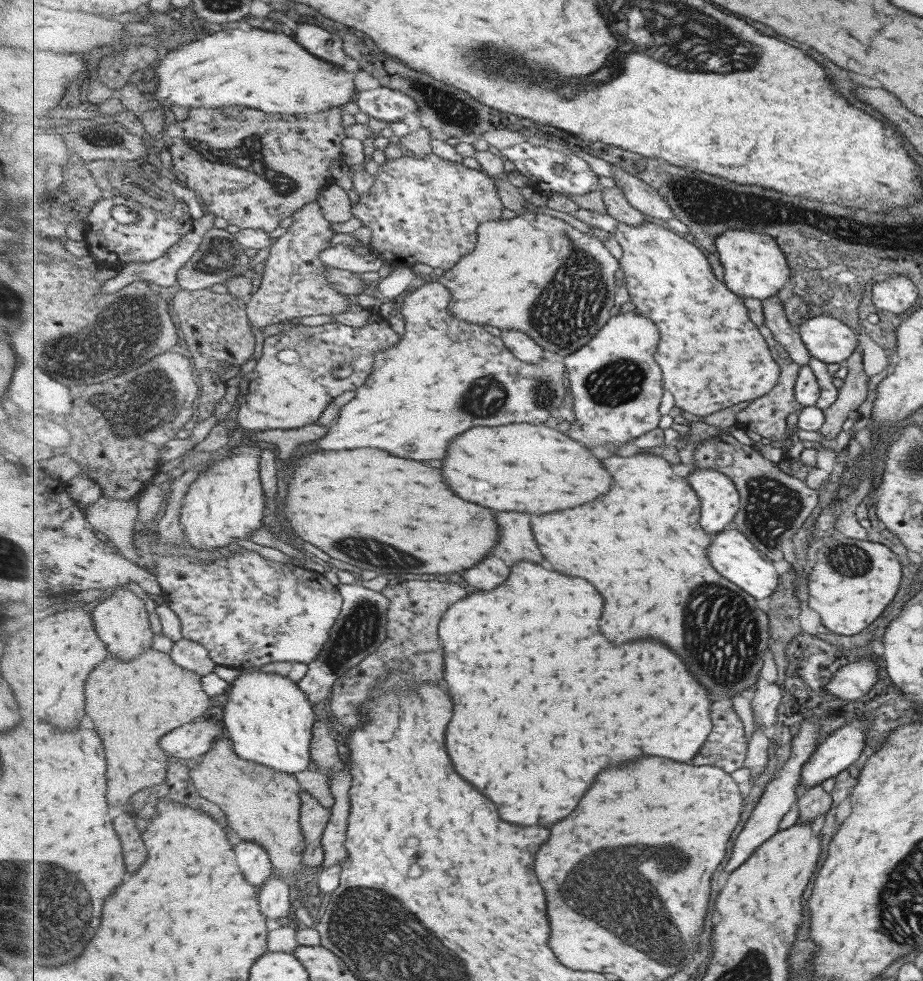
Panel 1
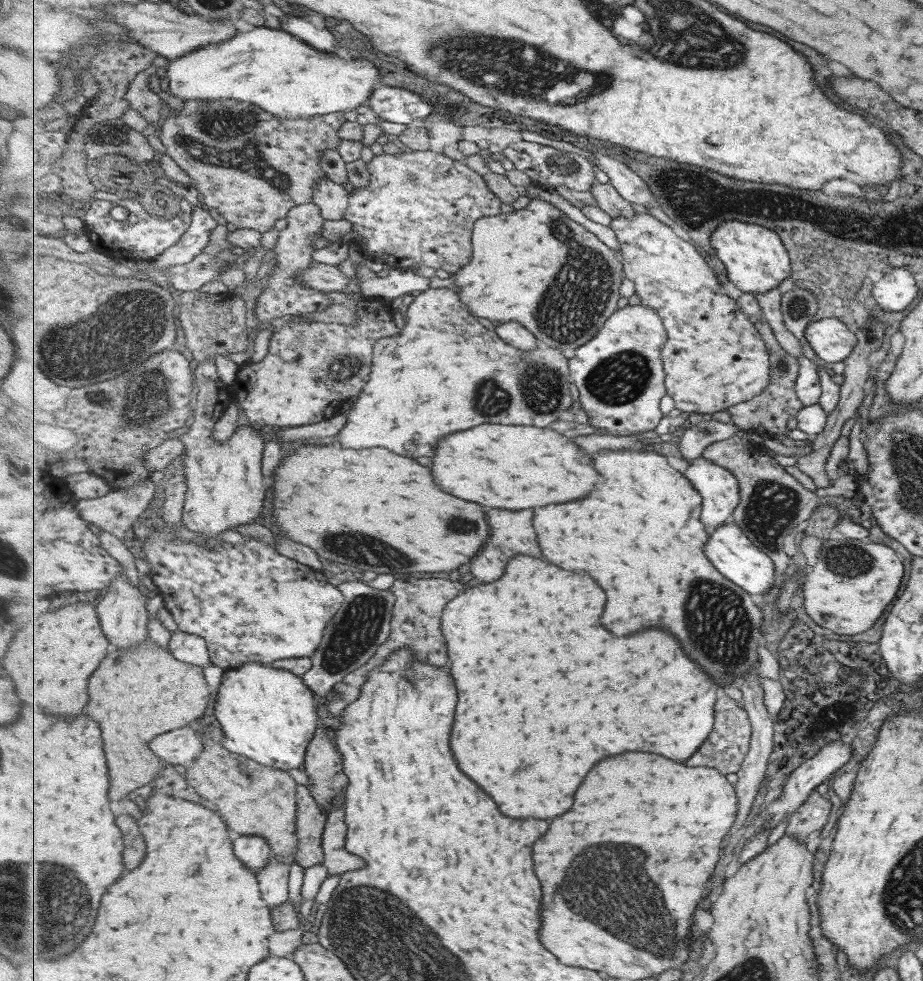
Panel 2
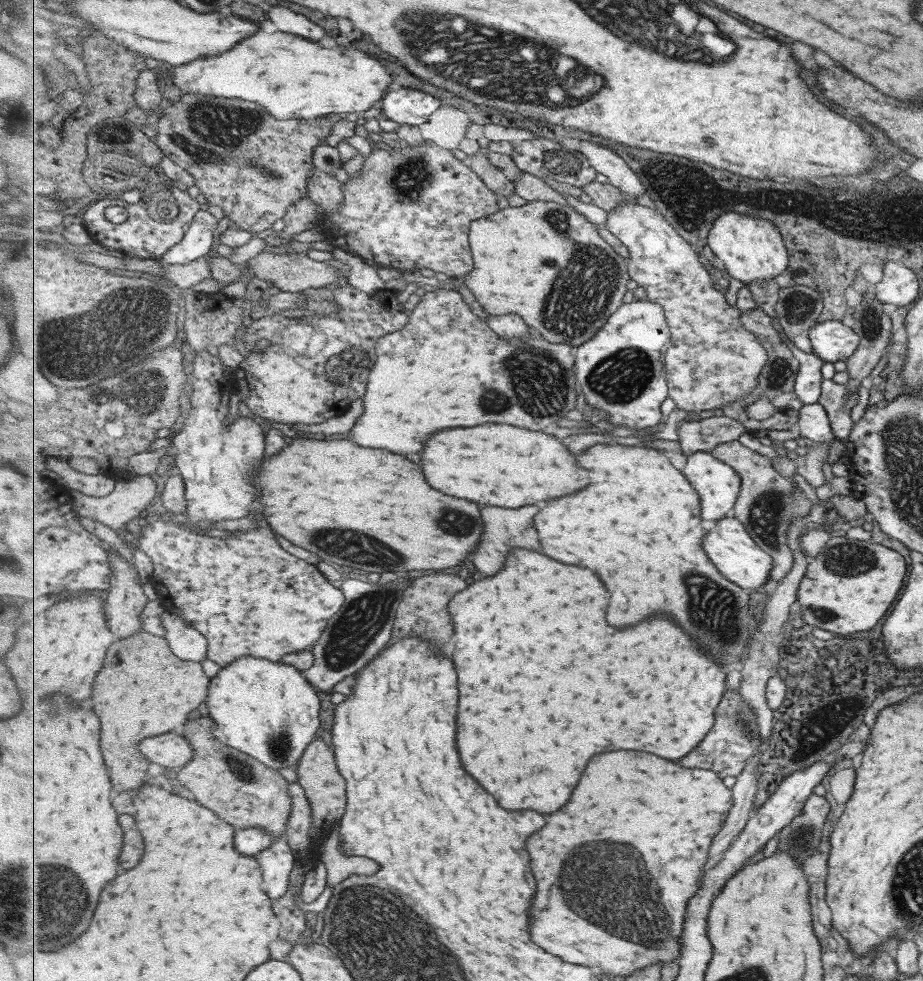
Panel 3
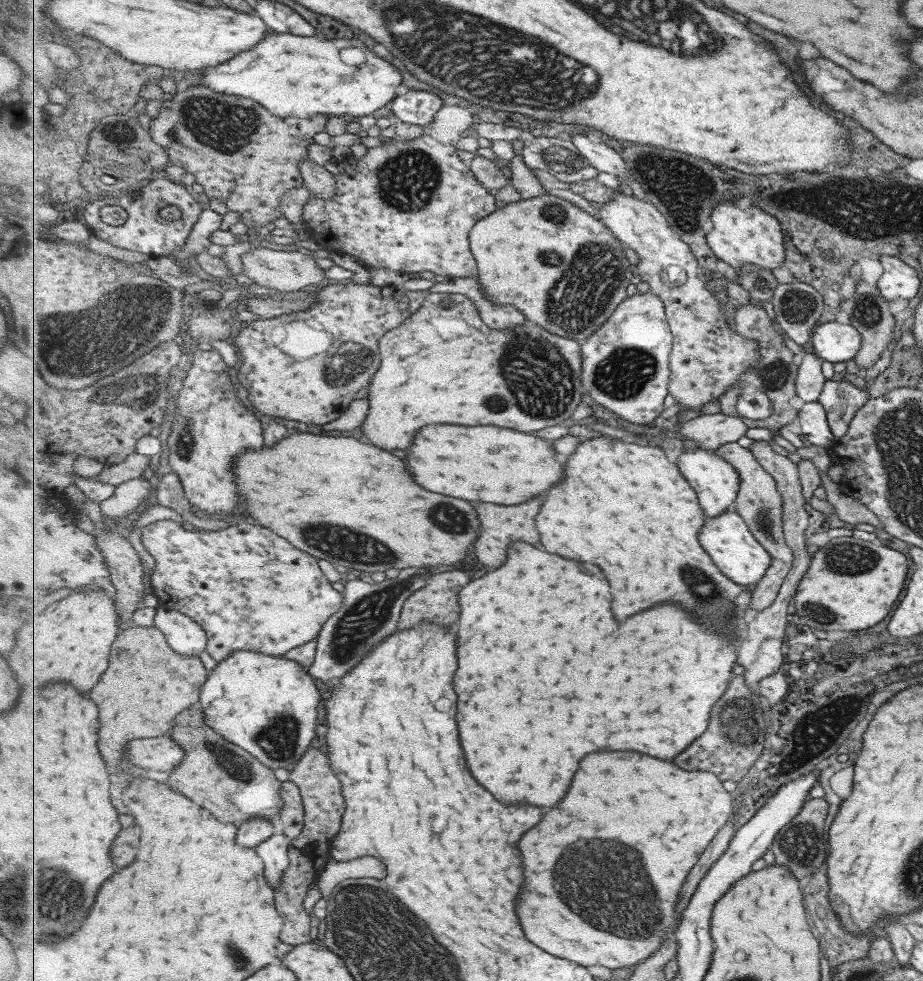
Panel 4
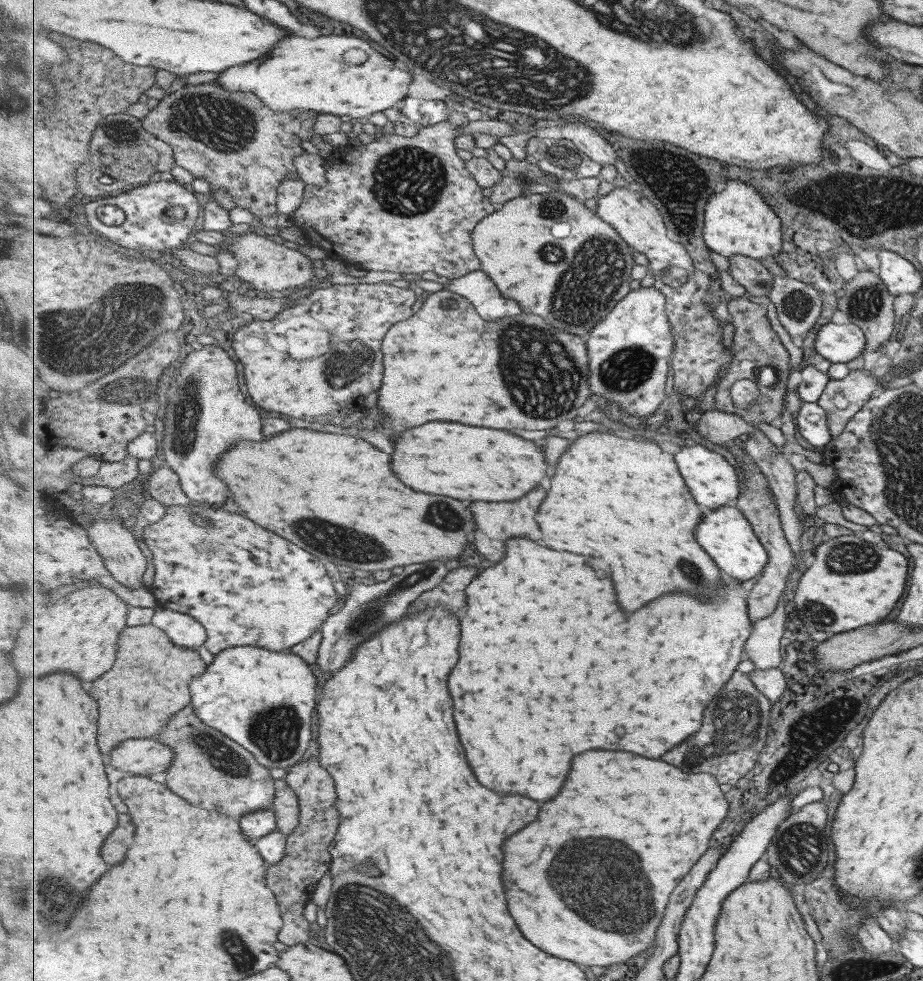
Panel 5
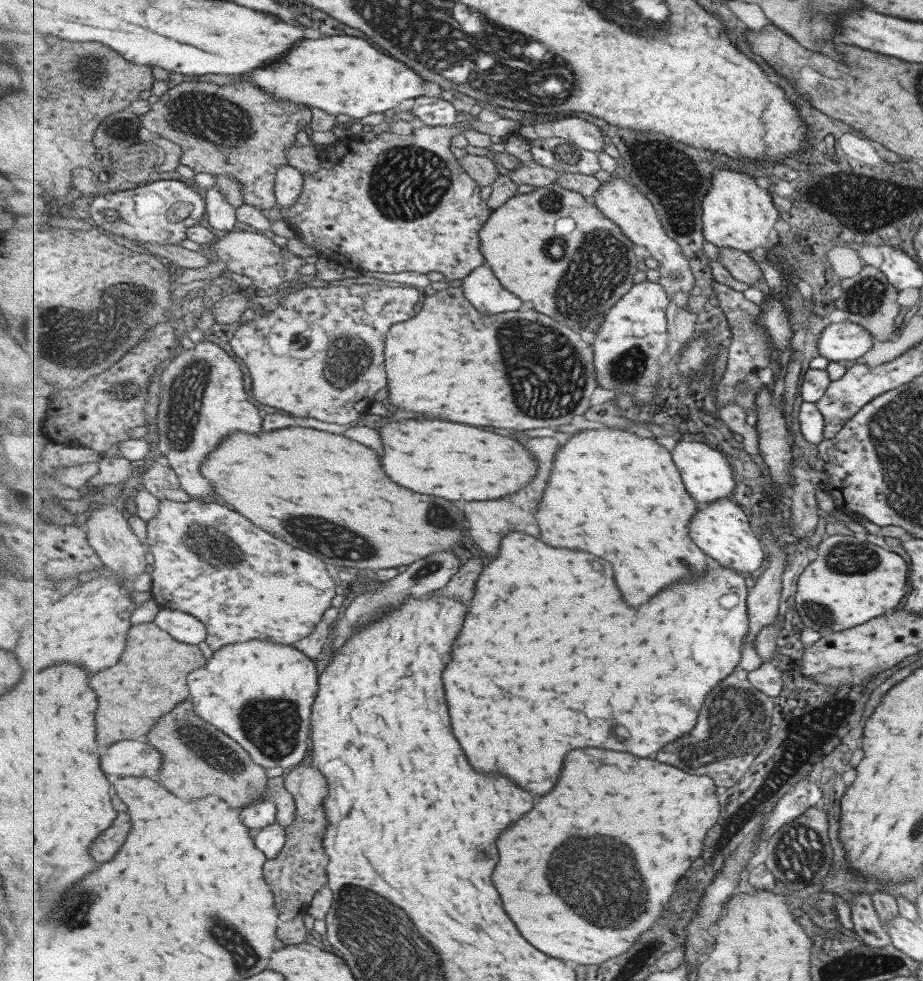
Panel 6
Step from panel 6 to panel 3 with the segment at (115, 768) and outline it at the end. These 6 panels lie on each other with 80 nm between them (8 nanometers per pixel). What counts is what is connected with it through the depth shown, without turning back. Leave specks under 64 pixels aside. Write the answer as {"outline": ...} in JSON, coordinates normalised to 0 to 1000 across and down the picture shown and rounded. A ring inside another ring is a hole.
{"outline":[[[194,742],[179,750],[159,752],[155,754],[155,758],[151,758],[151,762],[164,777],[181,784],[190,781],[199,782],[210,772],[207,757],[197,749]]]}

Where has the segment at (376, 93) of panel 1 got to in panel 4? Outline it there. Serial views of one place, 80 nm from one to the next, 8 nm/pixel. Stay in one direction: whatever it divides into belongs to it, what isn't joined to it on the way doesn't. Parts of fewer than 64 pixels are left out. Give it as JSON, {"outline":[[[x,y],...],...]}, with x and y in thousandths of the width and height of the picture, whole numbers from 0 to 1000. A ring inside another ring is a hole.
{"outline":[[[444,90],[428,99],[424,114],[434,124],[464,128],[471,124],[471,117],[480,108],[479,99],[468,94]]]}

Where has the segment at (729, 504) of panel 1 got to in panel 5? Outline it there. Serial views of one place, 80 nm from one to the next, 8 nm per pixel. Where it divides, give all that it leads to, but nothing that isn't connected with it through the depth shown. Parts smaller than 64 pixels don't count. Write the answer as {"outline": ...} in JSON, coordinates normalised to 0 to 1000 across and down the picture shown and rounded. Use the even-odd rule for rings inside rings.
{"outline":[[[737,453],[738,459],[731,463],[735,476],[743,489],[744,495],[751,503],[753,510],[765,520],[771,521],[783,515],[795,514],[801,506],[801,485],[798,479],[788,471],[781,462],[771,460],[764,453],[745,455]]]}

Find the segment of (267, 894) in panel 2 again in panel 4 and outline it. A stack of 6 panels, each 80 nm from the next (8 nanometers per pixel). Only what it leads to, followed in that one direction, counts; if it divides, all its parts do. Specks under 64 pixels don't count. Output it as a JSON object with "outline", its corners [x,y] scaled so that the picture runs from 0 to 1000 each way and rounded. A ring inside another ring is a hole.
{"outline":[[[302,846],[294,854],[281,859],[281,864],[278,864],[278,871],[289,881],[289,897],[298,907],[303,904],[307,890],[314,883],[313,863],[315,857],[315,854]]]}

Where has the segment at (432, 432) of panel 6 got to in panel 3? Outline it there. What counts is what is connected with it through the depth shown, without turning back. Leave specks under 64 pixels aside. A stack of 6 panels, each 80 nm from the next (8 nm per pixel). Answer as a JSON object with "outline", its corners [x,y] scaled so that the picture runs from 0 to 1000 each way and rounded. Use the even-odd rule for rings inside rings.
{"outline":[[[521,432],[515,436],[486,436],[473,440],[465,446],[456,467],[456,477],[460,479],[460,485],[469,497],[530,516],[564,518],[571,514],[614,506],[638,493],[638,481],[625,475],[625,465],[621,465],[608,449],[588,440],[575,440],[551,432]]]}

